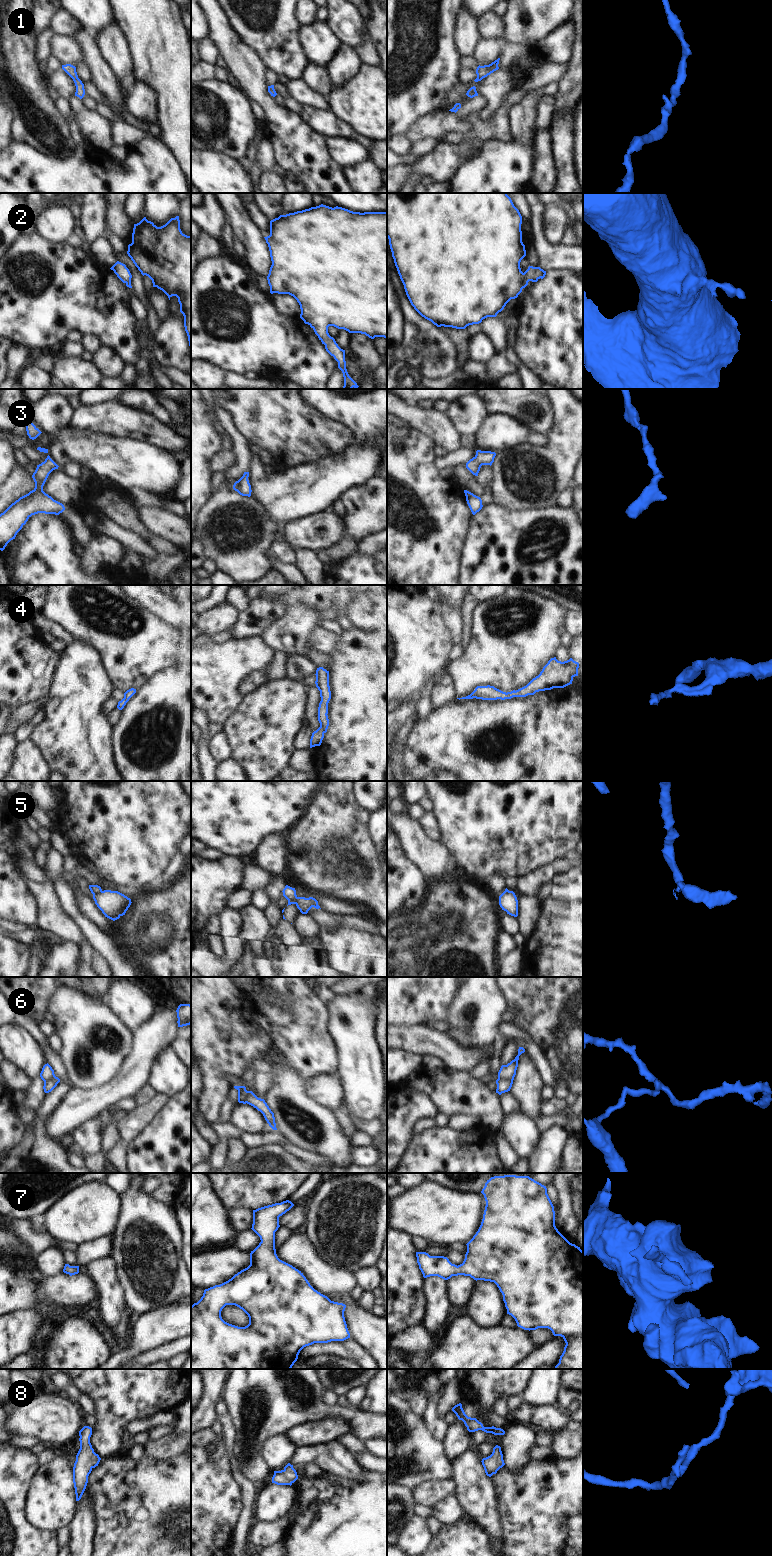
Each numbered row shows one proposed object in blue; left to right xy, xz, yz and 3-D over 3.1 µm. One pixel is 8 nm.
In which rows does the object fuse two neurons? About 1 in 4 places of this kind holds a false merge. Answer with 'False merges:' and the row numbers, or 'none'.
False merges: 5, 6

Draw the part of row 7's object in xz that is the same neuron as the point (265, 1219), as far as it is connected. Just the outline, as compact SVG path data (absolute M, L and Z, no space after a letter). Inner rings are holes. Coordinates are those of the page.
M289 1201L275 1203L253 1210L252 1230L260 1237L261 1242L250 1253L250 1265L235 1274L228 1281L204 1290L201 1299L191 1306L191 1369L291 1369L298 1359L300 1351L314 1343L328 1343L331 1341L344 1341L350 1338L350 1333L344 1317L346 1305L331 1301L327 1296L315 1290L301 1271L292 1265L280 1260L275 1249L275 1232L280 1227L279 1217L289 1211L294 1204ZM226 1305L235 1305L242 1309L249 1317L249 1324L245 1327L238 1327L225 1322L221 1317L221 1311Z

